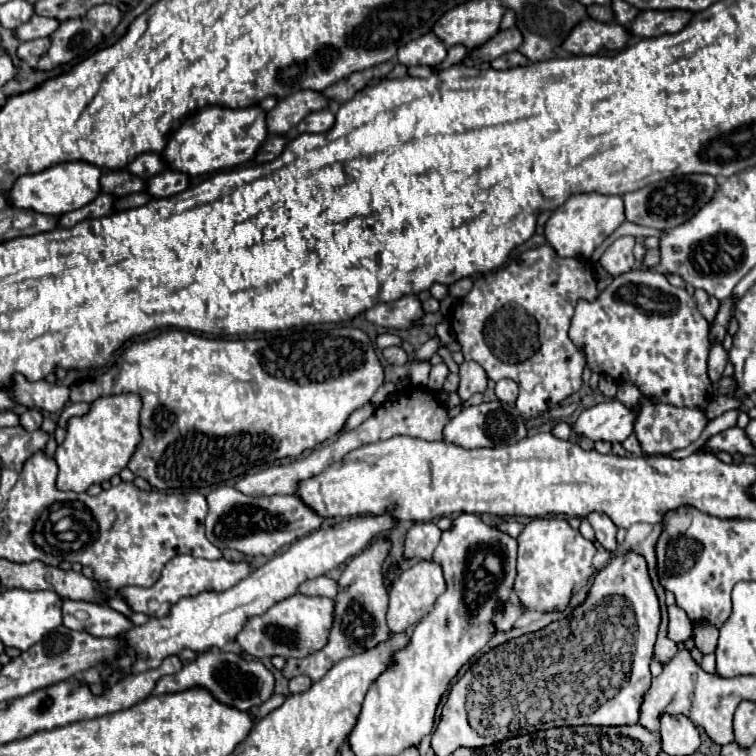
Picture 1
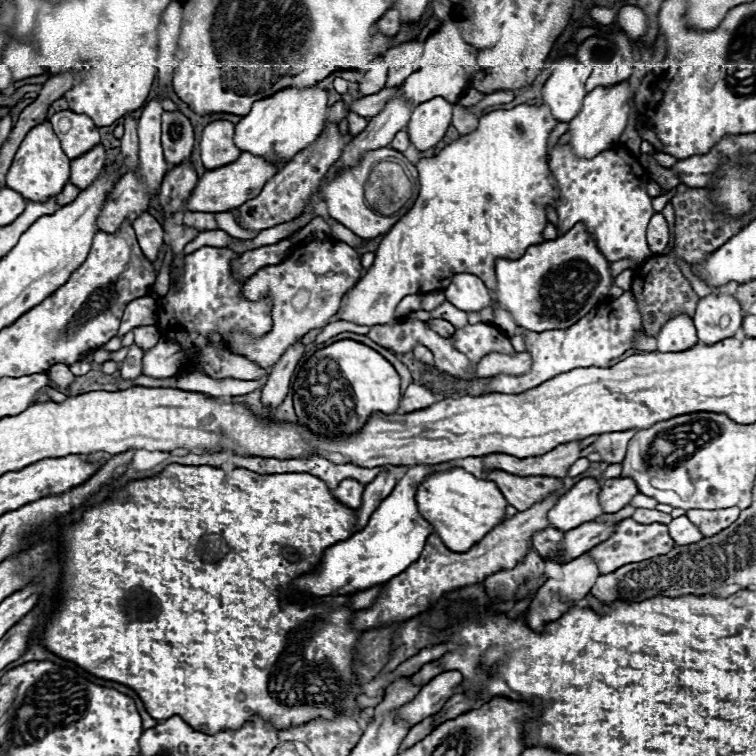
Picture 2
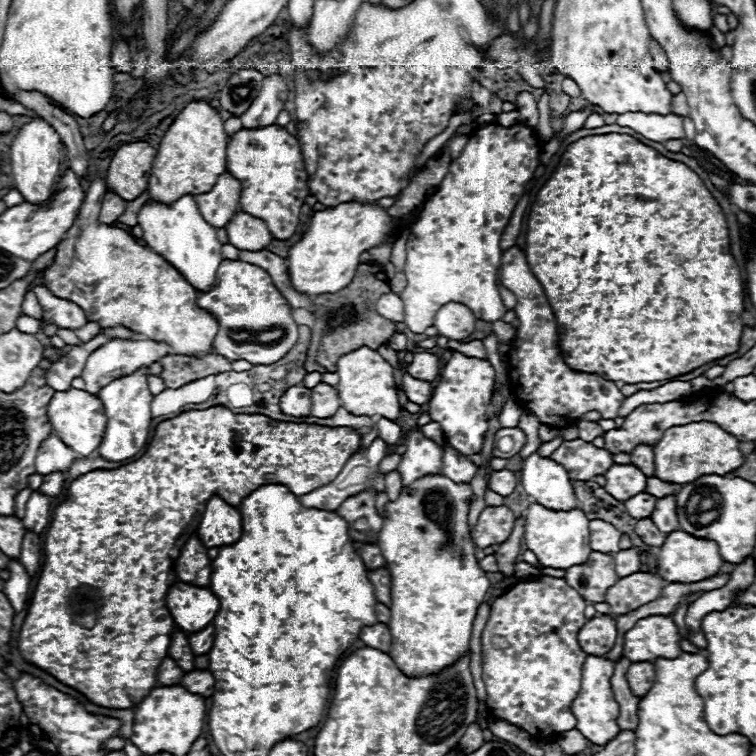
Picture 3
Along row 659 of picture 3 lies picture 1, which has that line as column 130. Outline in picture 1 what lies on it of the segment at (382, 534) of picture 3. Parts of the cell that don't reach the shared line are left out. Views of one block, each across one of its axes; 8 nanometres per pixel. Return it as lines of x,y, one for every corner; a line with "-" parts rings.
138,394
104,396
92,402
86,416
70,418
68,434
56,450
56,462
60,468
56,486
60,490
86,492
90,484
102,484
114,474
120,474
140,444
140,406
142,402

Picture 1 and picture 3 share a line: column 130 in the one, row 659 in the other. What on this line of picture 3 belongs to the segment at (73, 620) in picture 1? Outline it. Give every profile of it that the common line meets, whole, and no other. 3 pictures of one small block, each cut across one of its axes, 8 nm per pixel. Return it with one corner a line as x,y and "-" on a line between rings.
622,658
620,662
616,662
616,668
614,668
614,676
612,676
612,690
614,690
614,698
620,706
620,714
618,714
618,728
620,732
622,730
632,730
636,732
638,728
638,702
640,698
632,696
630,692
630,686
626,682
626,672
628,672
628,666
632,662
628,658

